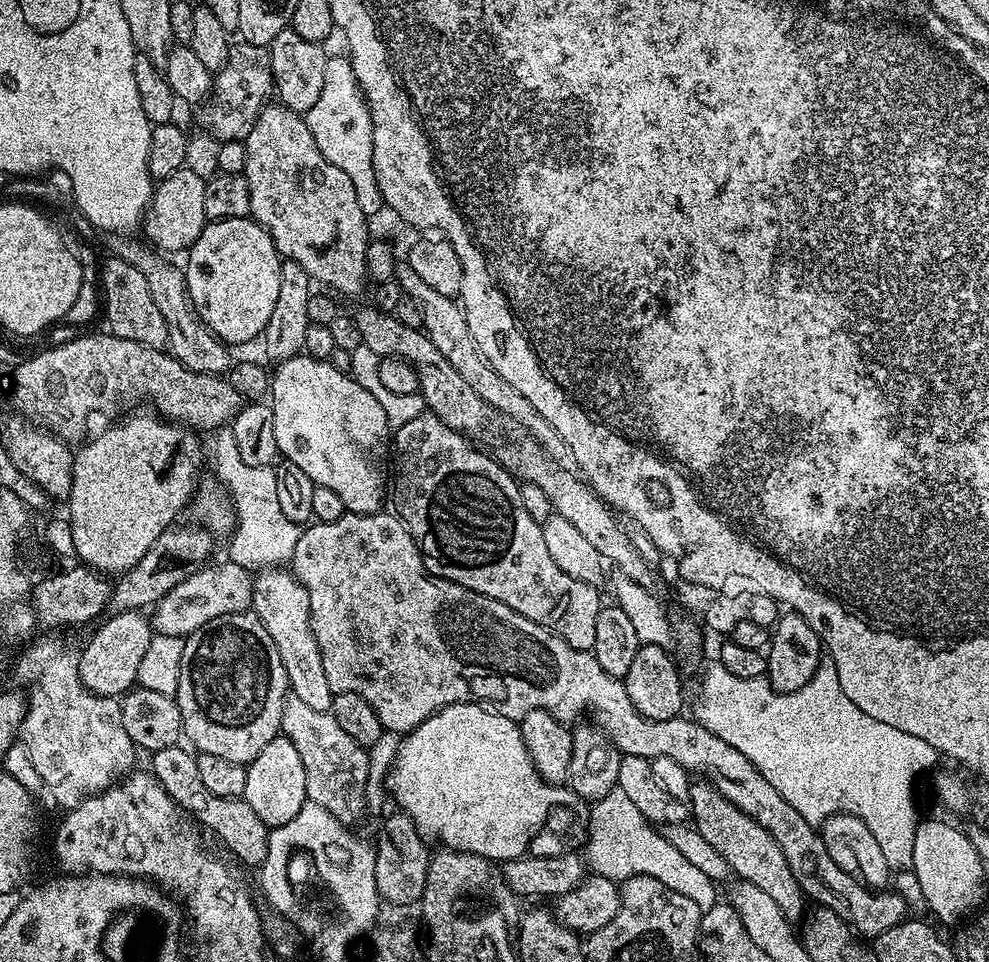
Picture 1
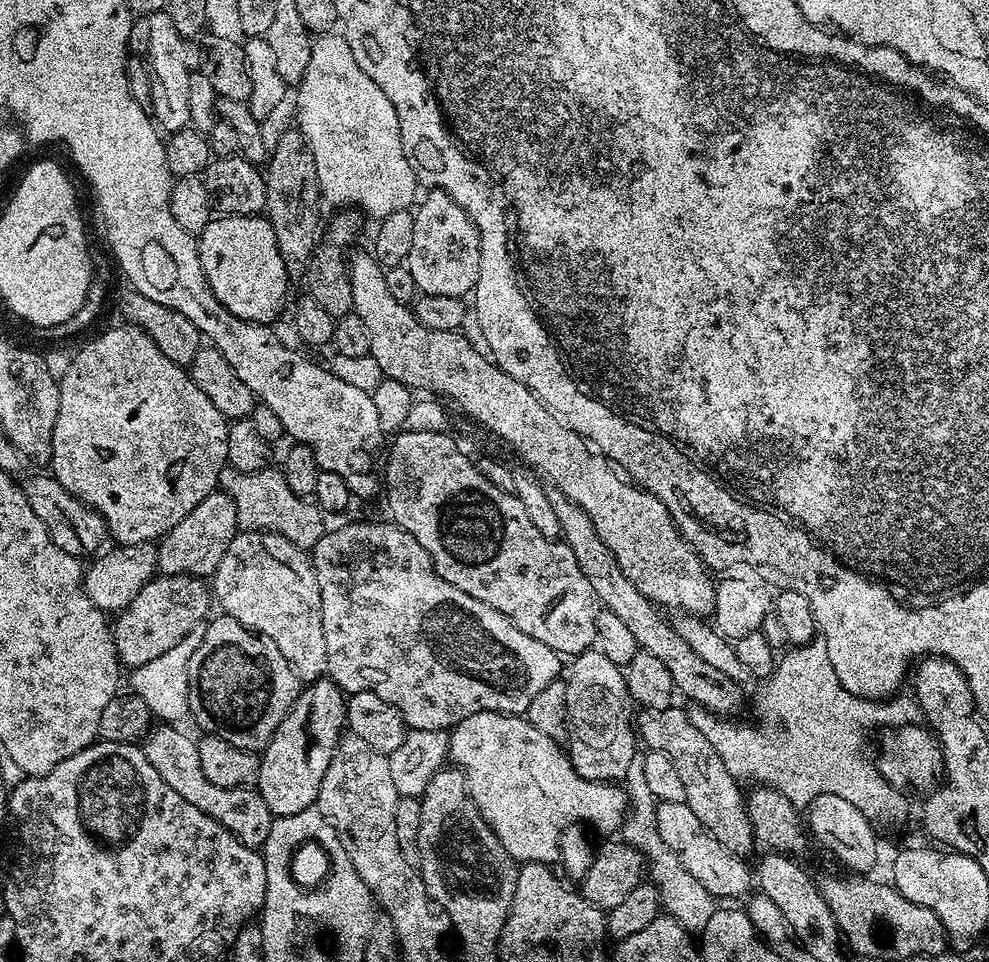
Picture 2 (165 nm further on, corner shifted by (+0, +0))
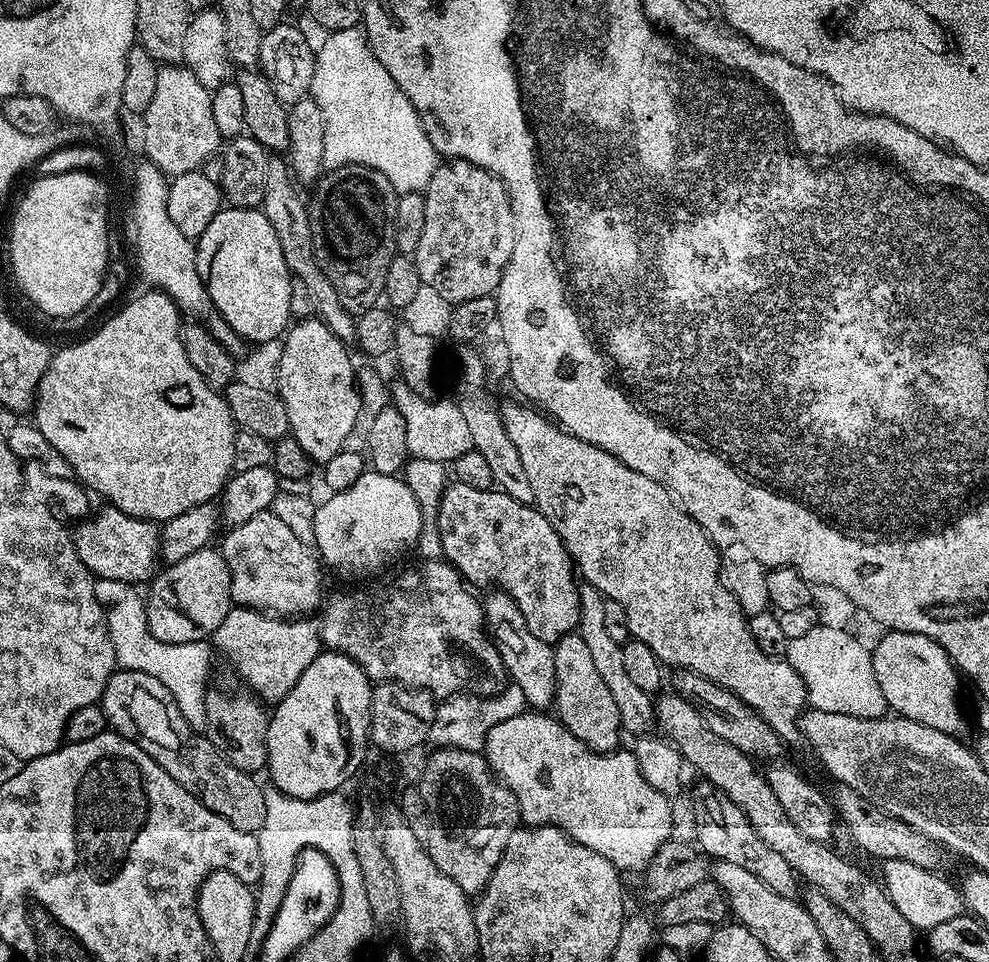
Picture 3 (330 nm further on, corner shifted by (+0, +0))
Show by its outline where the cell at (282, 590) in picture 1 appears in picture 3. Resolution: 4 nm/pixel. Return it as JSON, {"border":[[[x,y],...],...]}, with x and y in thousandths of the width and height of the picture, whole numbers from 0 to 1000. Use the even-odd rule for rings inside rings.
{"border":[[[272,530],[257,534],[257,538],[232,548],[230,552],[225,554],[224,573],[235,602],[235,622],[240,629],[283,642],[299,642],[314,637],[311,635],[325,627],[325,583],[316,571],[301,563],[297,551],[293,551],[285,538]]]}

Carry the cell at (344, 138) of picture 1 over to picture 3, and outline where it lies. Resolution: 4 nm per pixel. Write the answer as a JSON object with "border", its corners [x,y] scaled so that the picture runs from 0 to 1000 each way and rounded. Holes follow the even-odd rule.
{"border":[[[367,28],[351,29],[341,33],[333,33],[327,38],[324,50],[319,51],[317,81],[313,102],[326,114],[328,128],[328,168],[327,174],[335,177],[351,170],[365,170],[371,175],[382,177],[382,181],[390,181],[394,185],[394,193],[400,201],[428,200],[433,194],[435,185],[439,185],[439,177],[443,174],[443,159],[435,148],[433,135],[426,117],[411,102],[411,98],[394,81],[394,73],[382,64],[378,52],[372,47],[372,36]]]}

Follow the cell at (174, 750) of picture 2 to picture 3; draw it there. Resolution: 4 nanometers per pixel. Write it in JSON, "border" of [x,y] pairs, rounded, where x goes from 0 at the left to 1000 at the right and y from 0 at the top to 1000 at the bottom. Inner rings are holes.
{"border":[[[118,696],[107,709],[100,733],[112,760],[152,784],[176,813],[196,825],[216,846],[229,850],[241,863],[262,866],[265,854],[269,854],[269,830],[267,819],[259,816],[260,808],[241,800],[210,770],[207,762],[196,760],[184,744],[175,721],[160,705],[140,696]]]}

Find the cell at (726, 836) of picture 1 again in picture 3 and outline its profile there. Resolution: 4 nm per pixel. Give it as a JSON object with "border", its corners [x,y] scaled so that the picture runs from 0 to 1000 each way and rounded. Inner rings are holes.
{"border":[[[587,606],[585,612],[586,648],[584,660],[597,675],[601,692],[605,696],[605,701],[609,701],[609,709],[613,709],[613,713],[617,717],[617,726],[621,726],[621,731],[625,734],[628,758],[632,762],[658,762],[661,757],[661,728],[656,720],[645,717],[645,713],[641,713],[640,707],[635,704],[633,695],[629,693],[629,670],[621,667],[621,663],[617,663],[617,658],[613,652],[613,630],[611,629],[613,622],[600,607]]]}

